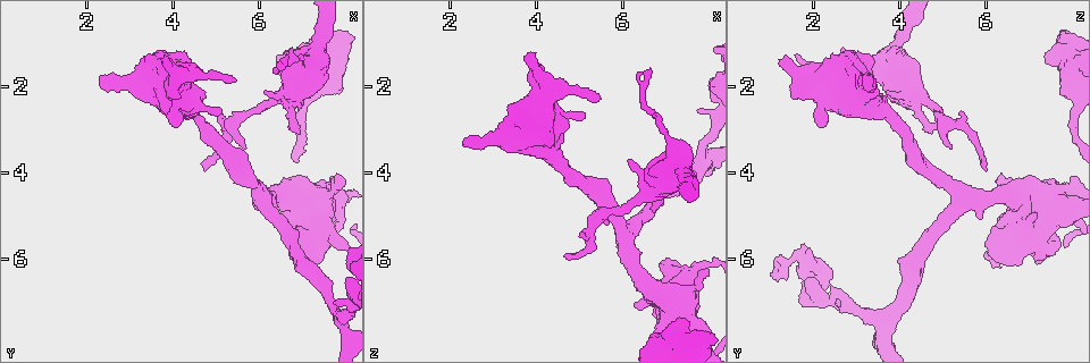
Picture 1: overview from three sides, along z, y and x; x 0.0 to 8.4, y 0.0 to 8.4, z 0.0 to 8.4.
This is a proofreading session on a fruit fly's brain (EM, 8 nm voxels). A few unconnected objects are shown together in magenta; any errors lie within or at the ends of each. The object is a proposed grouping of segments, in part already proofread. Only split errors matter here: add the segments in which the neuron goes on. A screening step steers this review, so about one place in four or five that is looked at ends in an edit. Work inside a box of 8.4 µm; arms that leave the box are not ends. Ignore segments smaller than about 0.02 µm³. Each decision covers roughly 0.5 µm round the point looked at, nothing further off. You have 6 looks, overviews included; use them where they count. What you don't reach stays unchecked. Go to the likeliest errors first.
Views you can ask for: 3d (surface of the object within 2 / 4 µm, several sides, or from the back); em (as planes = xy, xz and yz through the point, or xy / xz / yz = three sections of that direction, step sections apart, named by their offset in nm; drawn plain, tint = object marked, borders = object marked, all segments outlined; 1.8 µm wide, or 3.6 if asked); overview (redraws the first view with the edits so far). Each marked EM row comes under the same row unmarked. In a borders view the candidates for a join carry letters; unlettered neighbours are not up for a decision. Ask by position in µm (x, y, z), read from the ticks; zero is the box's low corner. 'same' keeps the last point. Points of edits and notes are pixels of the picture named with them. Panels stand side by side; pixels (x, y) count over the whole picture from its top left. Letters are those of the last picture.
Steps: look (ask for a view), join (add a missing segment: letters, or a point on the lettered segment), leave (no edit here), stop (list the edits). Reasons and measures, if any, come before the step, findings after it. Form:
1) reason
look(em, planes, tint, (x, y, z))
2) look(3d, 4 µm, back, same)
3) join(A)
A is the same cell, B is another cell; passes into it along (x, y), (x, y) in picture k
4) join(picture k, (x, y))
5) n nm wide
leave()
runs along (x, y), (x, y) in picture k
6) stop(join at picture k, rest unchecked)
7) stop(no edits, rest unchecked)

branch stops here
look(3d, 4 µm, (6.60, 1.30, 1.55))

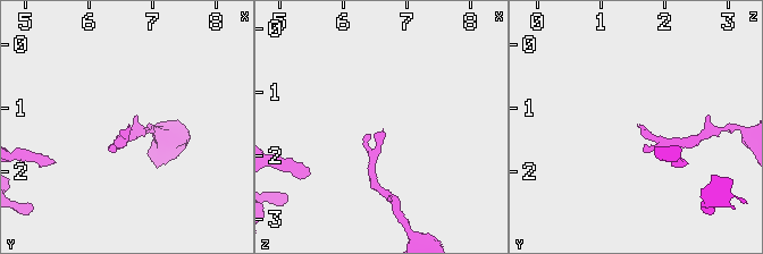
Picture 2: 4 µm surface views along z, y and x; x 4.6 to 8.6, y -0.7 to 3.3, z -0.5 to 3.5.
look(em, xz, step 16, tint, (6.60, 1.30, 1.65))

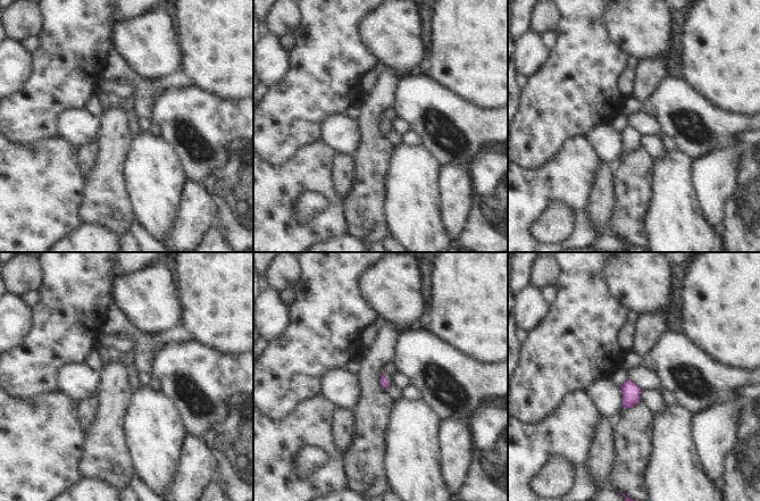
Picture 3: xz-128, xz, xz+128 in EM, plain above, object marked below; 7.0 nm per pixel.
cut it another way
look(em, planes, borders, same)

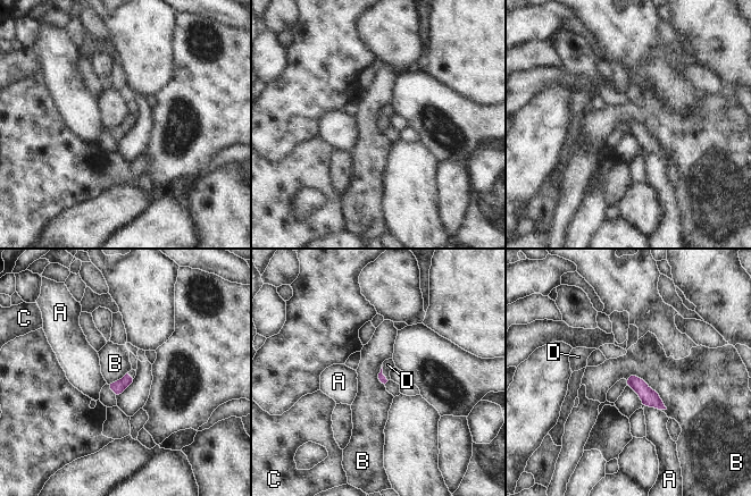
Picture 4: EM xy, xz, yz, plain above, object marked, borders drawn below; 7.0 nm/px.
join(D)
D is the same cell, A, B and C are other cells; passes into it along (382, 378), (382, 373), (387, 364) in picture 4; it goes on there

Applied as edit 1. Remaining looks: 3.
free end
look(em, planes, borders, (3.75, 1.35, 1.35))

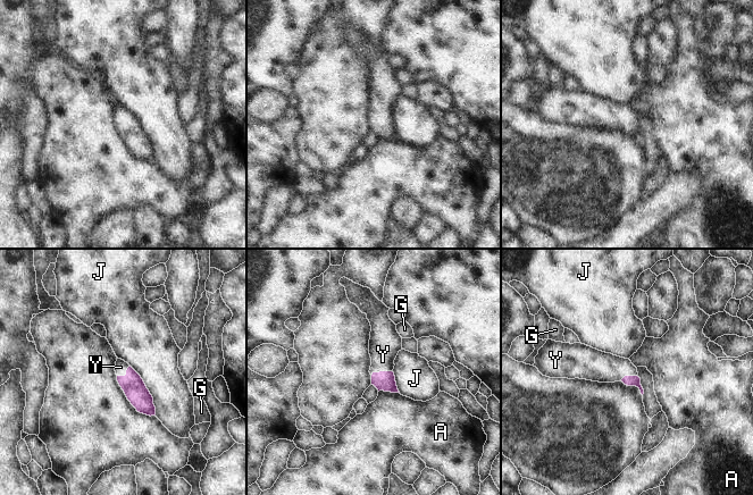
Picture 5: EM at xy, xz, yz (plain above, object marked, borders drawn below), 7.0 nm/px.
join(Y)
Y is the same cell, A, G and J are other cells; the neuron continues

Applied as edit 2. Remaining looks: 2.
branch stops here
look(3d, 2 µm, (6.25, 4.95, 7.15))

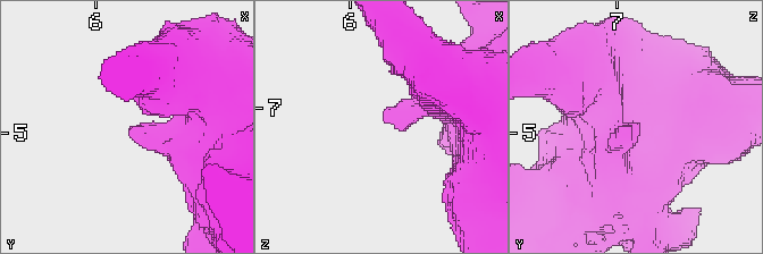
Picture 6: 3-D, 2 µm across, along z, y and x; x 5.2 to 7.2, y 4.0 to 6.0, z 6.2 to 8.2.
look(em, planes, borders, (6.26, 4.96, 7.06))

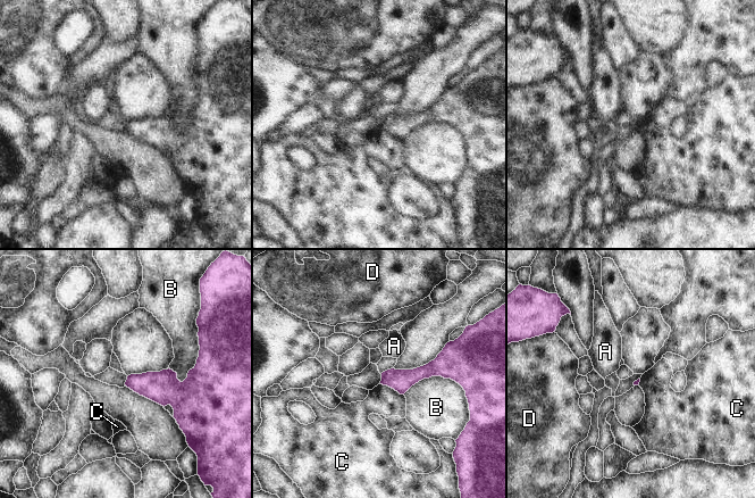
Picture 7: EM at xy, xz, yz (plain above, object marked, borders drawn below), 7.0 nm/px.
leave()
A, B, C and D are other cells; border along (380, 383), (403, 395) in picture 7; none of them fits

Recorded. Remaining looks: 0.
stop(join at picture 4, join at picture 5, rest unchecked)

